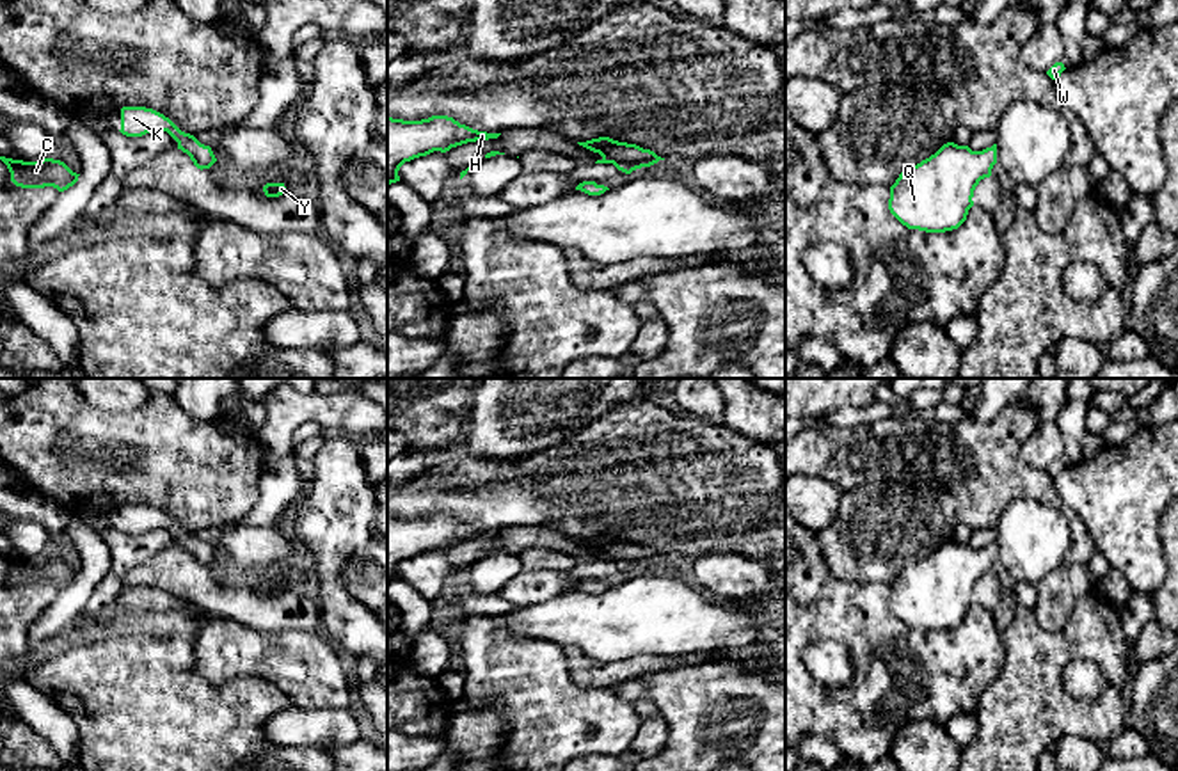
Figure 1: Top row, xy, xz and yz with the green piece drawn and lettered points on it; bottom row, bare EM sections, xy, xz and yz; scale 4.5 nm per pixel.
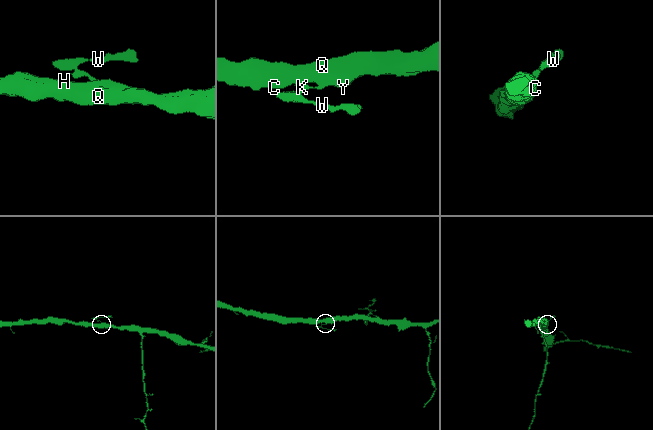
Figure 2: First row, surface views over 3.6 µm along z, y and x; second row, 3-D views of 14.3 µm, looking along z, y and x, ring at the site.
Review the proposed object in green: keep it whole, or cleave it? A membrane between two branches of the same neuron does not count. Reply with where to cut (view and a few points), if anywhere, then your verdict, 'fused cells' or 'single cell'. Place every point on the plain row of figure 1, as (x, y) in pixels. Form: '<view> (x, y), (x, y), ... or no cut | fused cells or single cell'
no cut | single cell

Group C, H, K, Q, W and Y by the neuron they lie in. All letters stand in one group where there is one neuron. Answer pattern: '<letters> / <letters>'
C H K Q W Y

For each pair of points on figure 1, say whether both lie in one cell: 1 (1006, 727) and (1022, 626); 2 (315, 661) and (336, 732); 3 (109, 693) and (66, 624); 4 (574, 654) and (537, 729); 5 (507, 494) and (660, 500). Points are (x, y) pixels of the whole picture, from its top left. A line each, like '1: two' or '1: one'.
1: one
2: two
3: two
4: two
5: one

